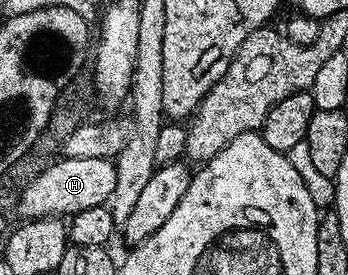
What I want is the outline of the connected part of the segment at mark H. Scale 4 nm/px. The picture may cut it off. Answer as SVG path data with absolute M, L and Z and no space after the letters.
M100 157L59 158L44 169L24 189L18 198L17 214L23 220L47 217L69 217L84 209L107 206L116 189L116 169L113 159Z

